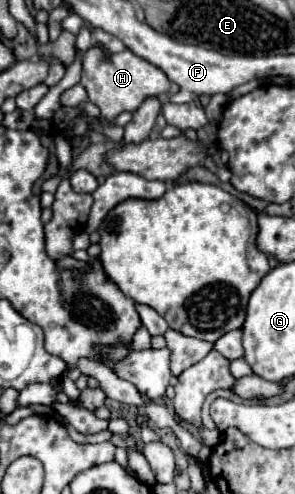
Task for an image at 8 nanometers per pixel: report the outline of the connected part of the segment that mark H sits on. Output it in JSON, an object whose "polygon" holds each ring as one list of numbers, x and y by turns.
{"polygon":[[93,45,83,55,81,85,87,89,89,101,101,109,101,117,113,121,123,111,135,111,147,97,165,95,169,91,171,81,159,67,153,67,153,63,141,59,131,49,125,49,121,53,111,53,109,59,105,59,105,51]]}

